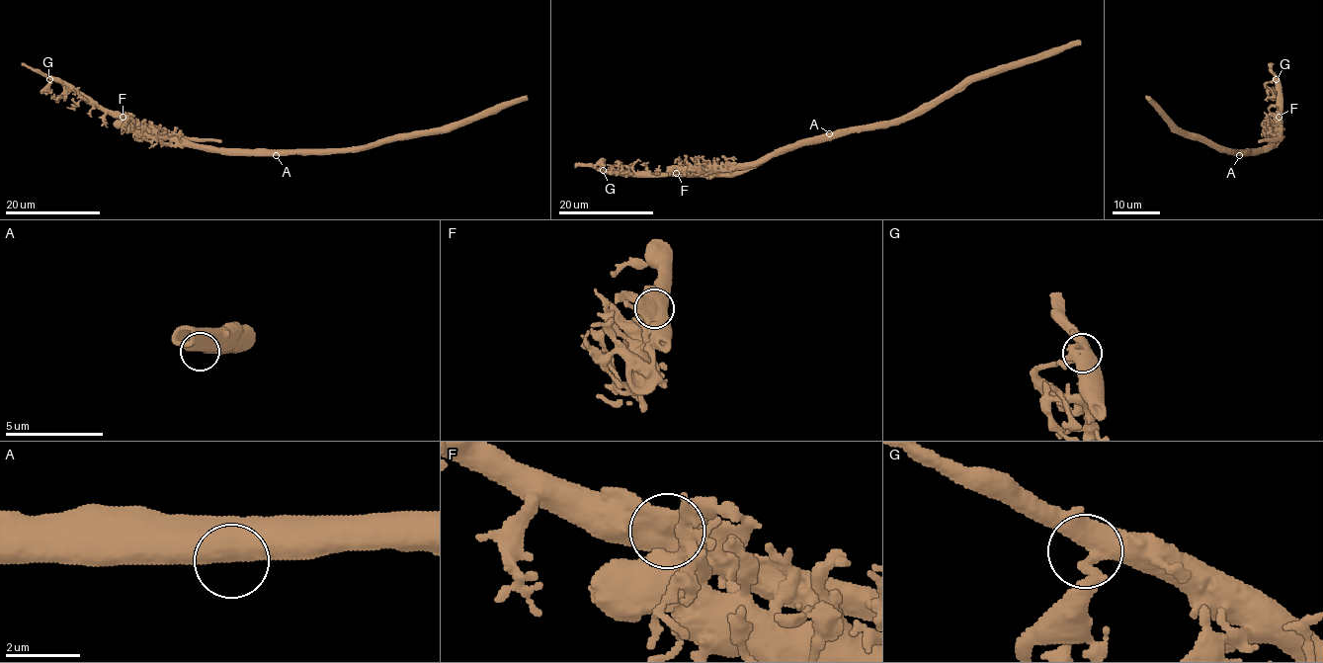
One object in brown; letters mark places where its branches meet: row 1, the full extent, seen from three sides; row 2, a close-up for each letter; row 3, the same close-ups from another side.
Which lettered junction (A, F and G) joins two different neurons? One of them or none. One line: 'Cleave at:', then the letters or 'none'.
Cleave at: F

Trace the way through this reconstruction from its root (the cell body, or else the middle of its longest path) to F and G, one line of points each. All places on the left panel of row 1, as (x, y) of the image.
F: (276, 149), (207, 149), (198, 144), (179, 143), (169, 137), (146, 137), (123, 116)
G: (276, 149), (207, 149), (198, 144), (179, 143), (169, 137), (146, 137), (126, 118), (115, 118), (49, 79)

